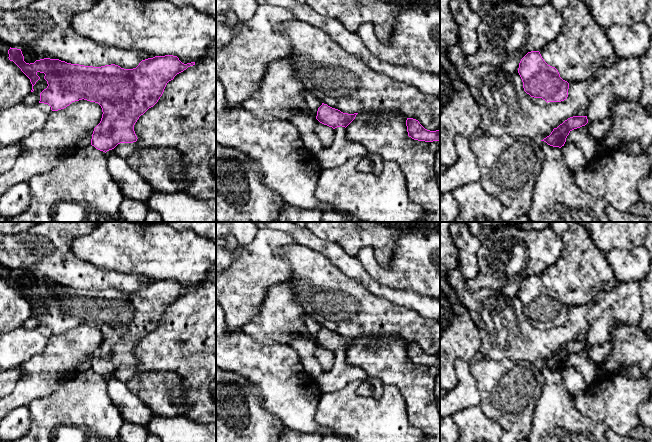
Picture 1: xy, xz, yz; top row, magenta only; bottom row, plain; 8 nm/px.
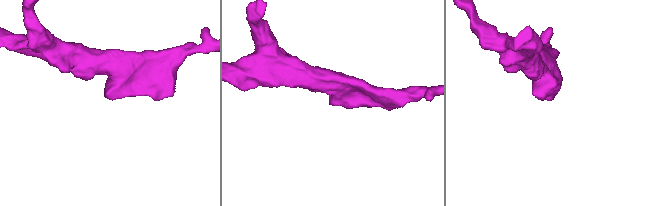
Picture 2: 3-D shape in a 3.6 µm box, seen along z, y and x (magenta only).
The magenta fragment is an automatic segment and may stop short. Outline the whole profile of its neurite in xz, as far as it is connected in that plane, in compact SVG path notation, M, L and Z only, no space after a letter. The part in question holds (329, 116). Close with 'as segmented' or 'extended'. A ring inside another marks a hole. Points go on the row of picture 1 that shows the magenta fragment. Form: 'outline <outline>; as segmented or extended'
outline M322 103L318 108L316 119L333 129L337 127L347 127L356 117L358 113L348 114L343 113L338 109L332 108L327 104Z; as segmented

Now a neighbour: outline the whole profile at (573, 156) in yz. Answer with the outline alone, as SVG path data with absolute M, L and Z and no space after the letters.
M569 143L561 147L564 163L575 174L587 166L587 160L582 150L575 144Z

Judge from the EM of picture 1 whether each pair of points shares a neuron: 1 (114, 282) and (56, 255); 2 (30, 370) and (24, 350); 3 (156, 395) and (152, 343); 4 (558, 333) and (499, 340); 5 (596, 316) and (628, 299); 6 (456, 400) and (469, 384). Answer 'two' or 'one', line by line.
1: one
2: two
3: two
4: one
5: one
6: one

